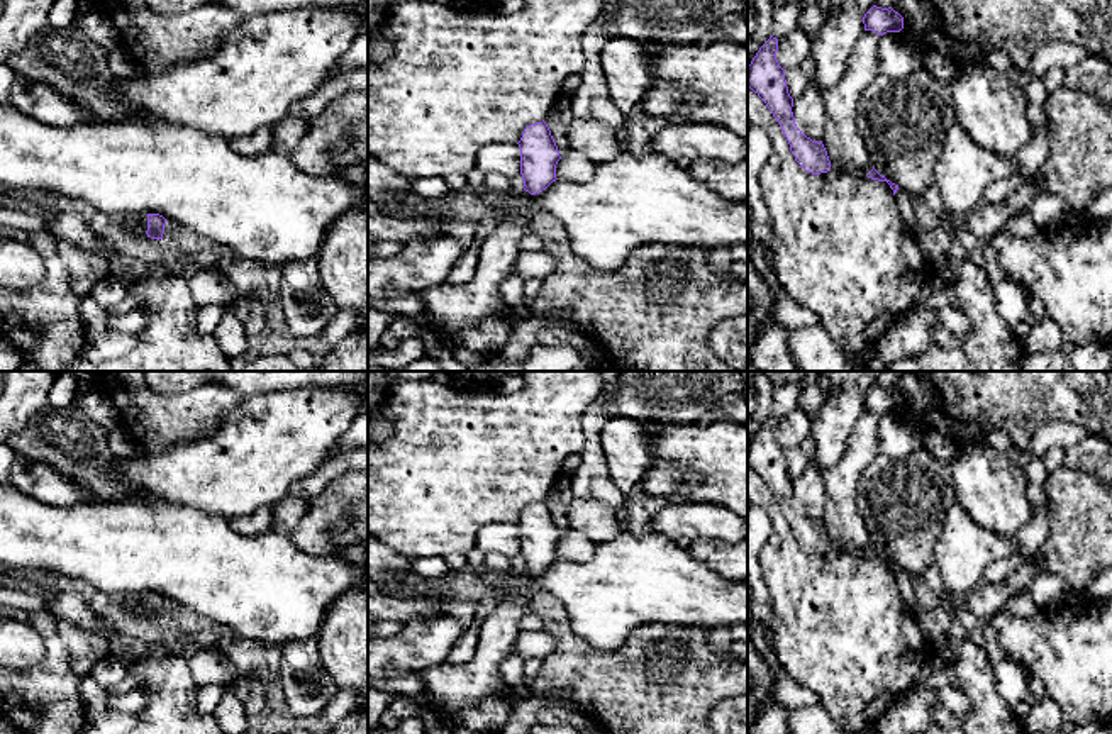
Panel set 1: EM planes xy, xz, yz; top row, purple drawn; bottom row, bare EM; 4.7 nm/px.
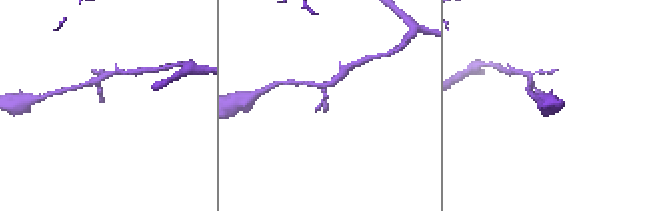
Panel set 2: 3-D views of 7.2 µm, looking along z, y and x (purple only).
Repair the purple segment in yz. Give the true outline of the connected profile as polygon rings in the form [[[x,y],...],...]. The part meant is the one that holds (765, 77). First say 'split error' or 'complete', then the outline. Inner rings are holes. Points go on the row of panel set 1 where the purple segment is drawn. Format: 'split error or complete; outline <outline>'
complete; outline [[[770,37],[748,66],[748,86],[766,103],[780,124],[795,161],[812,175],[827,173],[831,161],[820,142],[807,137],[795,124],[793,98],[788,93],[785,70],[776,59],[778,39]]]

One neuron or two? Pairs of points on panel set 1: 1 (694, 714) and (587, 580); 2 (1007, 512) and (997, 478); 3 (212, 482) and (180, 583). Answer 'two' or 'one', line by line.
1: two
2: one
3: two

